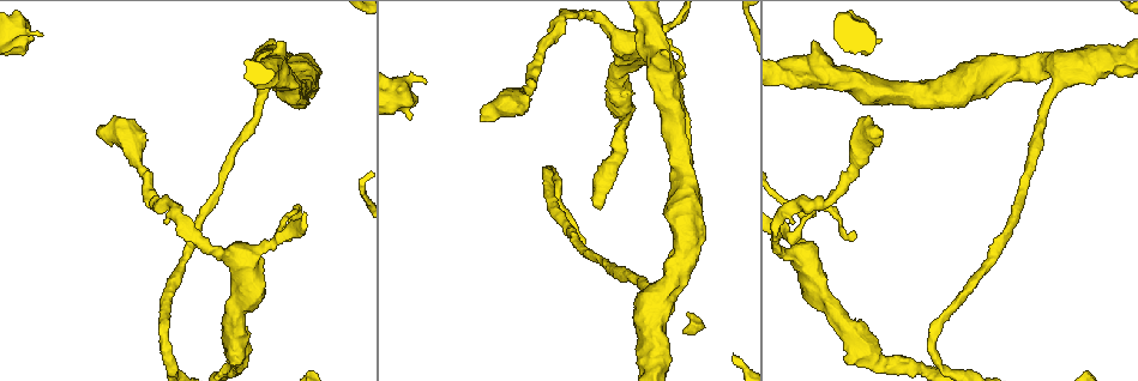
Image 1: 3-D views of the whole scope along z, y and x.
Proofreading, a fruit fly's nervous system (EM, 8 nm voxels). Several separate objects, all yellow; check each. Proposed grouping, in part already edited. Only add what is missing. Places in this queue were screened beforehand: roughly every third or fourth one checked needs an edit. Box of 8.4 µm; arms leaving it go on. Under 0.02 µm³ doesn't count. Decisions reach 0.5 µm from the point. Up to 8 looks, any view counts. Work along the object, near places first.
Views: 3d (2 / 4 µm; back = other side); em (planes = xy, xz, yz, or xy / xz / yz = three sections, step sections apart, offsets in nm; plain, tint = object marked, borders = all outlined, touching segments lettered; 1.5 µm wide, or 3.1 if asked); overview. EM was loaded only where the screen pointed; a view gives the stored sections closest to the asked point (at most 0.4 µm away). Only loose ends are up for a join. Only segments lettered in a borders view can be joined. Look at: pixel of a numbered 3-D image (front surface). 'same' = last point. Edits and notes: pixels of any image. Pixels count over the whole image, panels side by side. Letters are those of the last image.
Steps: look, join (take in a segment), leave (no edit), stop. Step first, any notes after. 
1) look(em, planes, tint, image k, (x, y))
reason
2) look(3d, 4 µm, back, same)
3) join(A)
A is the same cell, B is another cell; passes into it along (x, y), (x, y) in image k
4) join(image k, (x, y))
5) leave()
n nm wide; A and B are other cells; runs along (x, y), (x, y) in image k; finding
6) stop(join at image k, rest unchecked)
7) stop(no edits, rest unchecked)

look(3d, 2 µm, image 1, (881, 134))
thick end

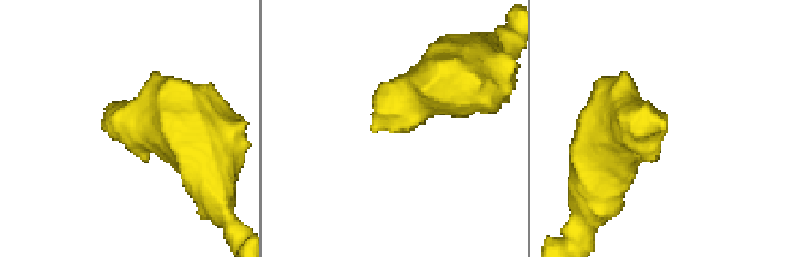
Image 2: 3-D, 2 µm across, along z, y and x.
look(em, planes, borders, image 2, (372, 131))

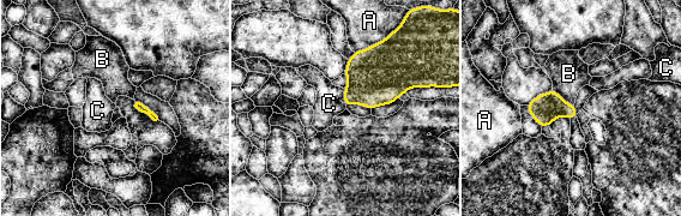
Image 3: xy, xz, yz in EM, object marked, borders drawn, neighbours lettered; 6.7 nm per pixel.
join(image 3, (568, 73))
A touches over 260 nm; B is the same cell, A and C are other cells; it goes on there

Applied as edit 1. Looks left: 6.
look(overview)
see it whole again

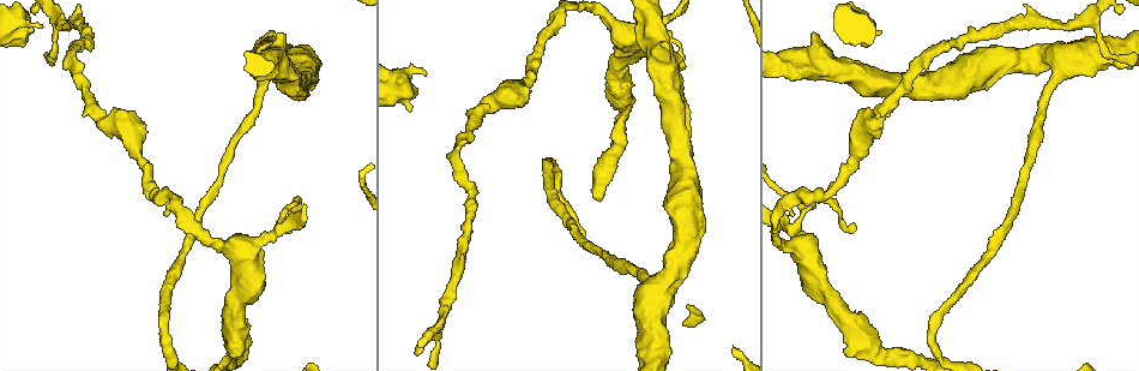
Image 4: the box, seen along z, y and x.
look(3d, 2 µm, image 4, (40, 27))
thick end

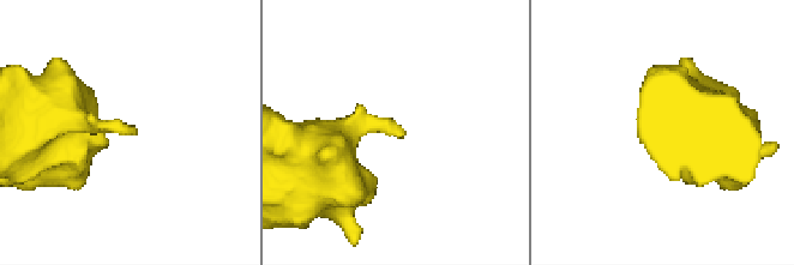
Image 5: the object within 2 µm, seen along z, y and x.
look(em, xy, step 8, borders, image 5, (402, 133))
need the tissue

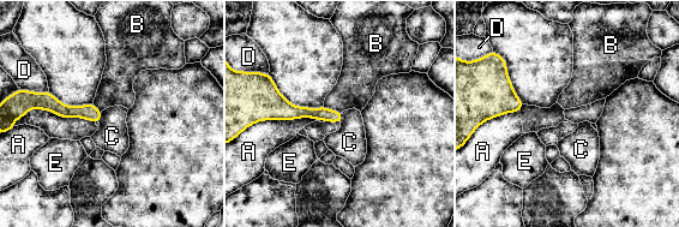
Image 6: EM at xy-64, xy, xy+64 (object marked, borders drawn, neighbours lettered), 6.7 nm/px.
leave()
A, B, C, D and E are other cells; border along (324, 105), (341, 112) in image 6; none of them fits

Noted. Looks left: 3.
look(em, xy, step 4, borders, image 4, (815, 35))
stops while still wide

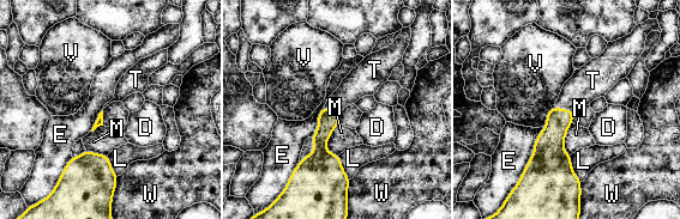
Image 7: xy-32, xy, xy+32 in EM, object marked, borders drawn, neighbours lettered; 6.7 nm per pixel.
look(em, planes, borders, same)

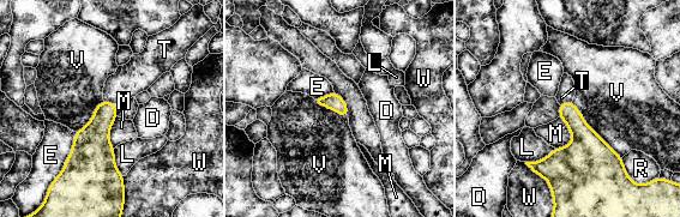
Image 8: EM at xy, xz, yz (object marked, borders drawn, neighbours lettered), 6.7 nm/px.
join(image 8, (134, 77))
T is the same cell, D, E, L, M, R, V and W are other cells; passes into it along (95, 136), (110, 103), (134, 77) in image 8; the neuron continues

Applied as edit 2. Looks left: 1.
stop(join at image 3, join at image 8, rest unchecked)

